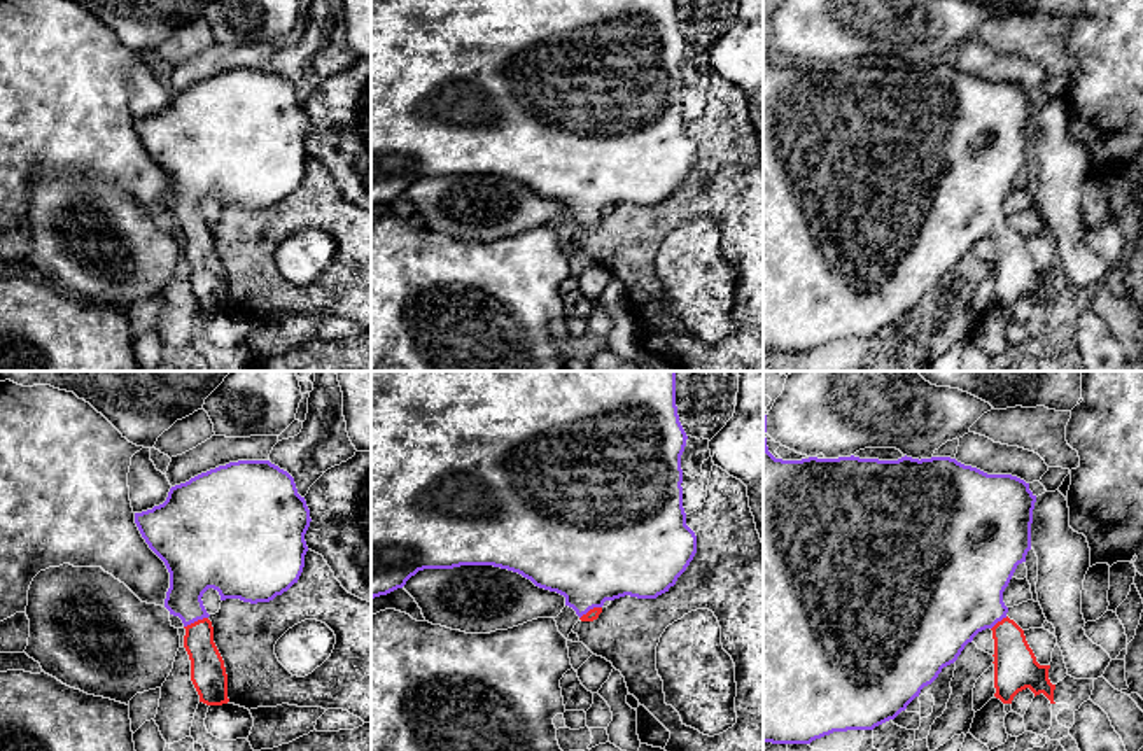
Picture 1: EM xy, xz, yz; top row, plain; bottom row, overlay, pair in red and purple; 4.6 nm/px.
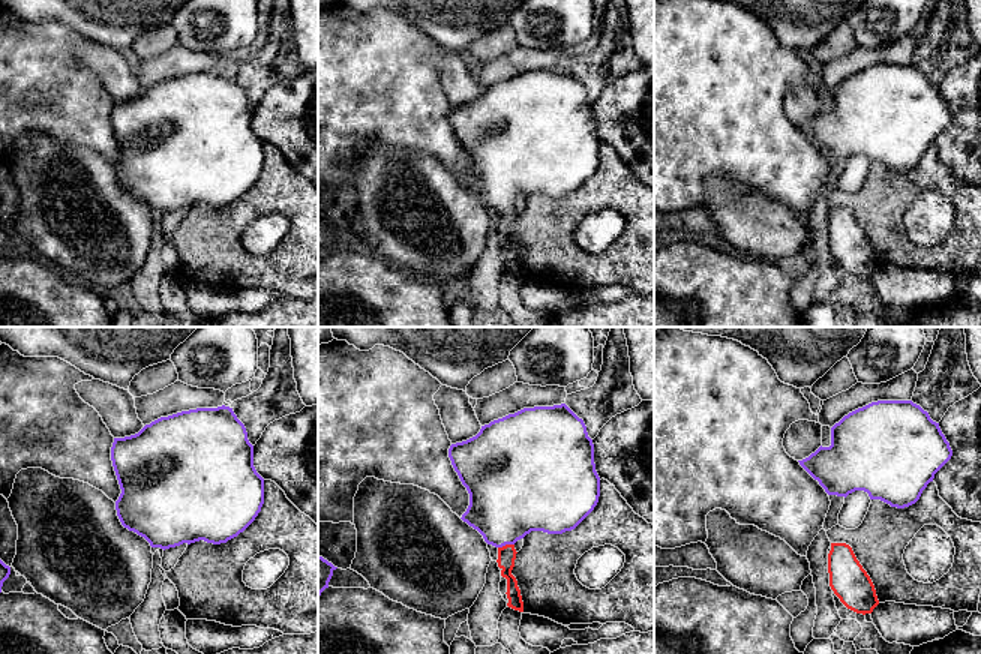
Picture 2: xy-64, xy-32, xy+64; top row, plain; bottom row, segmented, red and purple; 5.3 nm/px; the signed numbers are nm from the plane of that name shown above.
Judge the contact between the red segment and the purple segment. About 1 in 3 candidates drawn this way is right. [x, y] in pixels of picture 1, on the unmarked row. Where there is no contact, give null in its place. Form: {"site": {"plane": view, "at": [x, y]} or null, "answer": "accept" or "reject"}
{"site": {"plane": "xy", "at": [195, 230]}, "answer": "accept"}

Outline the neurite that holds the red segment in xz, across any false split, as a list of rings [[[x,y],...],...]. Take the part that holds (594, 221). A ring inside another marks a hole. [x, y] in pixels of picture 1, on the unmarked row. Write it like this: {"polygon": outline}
{"polygon": [[[371,0],[371,207],[403,196],[406,189],[424,177],[453,177],[460,173],[494,173],[522,182],[536,194],[565,205],[581,229],[593,229],[602,221],[606,208],[625,203],[637,207],[656,207],[676,193],[697,161],[697,144],[686,133],[683,116],[683,77],[681,63],[686,54],[686,40],[679,30],[676,0]]]}

